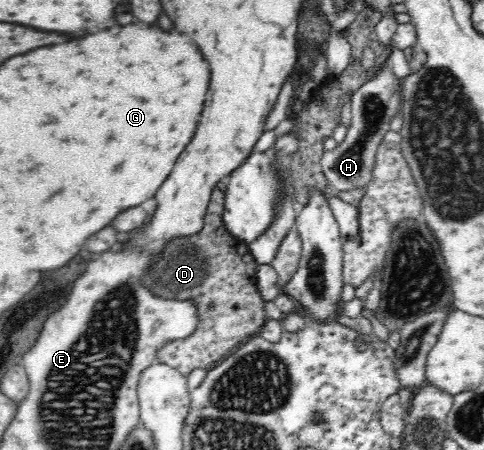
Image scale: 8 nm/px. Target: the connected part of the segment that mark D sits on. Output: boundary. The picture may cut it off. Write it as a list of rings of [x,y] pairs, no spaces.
[[[212,190],[211,200],[204,216],[204,225],[200,233],[189,238],[177,238],[166,248],[164,257],[151,268],[144,282],[151,286],[157,296],[165,298],[190,298],[198,308],[200,323],[196,331],[186,339],[168,342],[157,354],[157,362],[177,369],[183,376],[188,376],[195,368],[209,370],[217,366],[223,359],[235,352],[241,344],[251,337],[259,335],[267,316],[265,315],[265,302],[257,286],[257,263],[249,252],[247,243],[236,239],[224,227],[222,214],[224,211],[224,195],[221,190]]]

